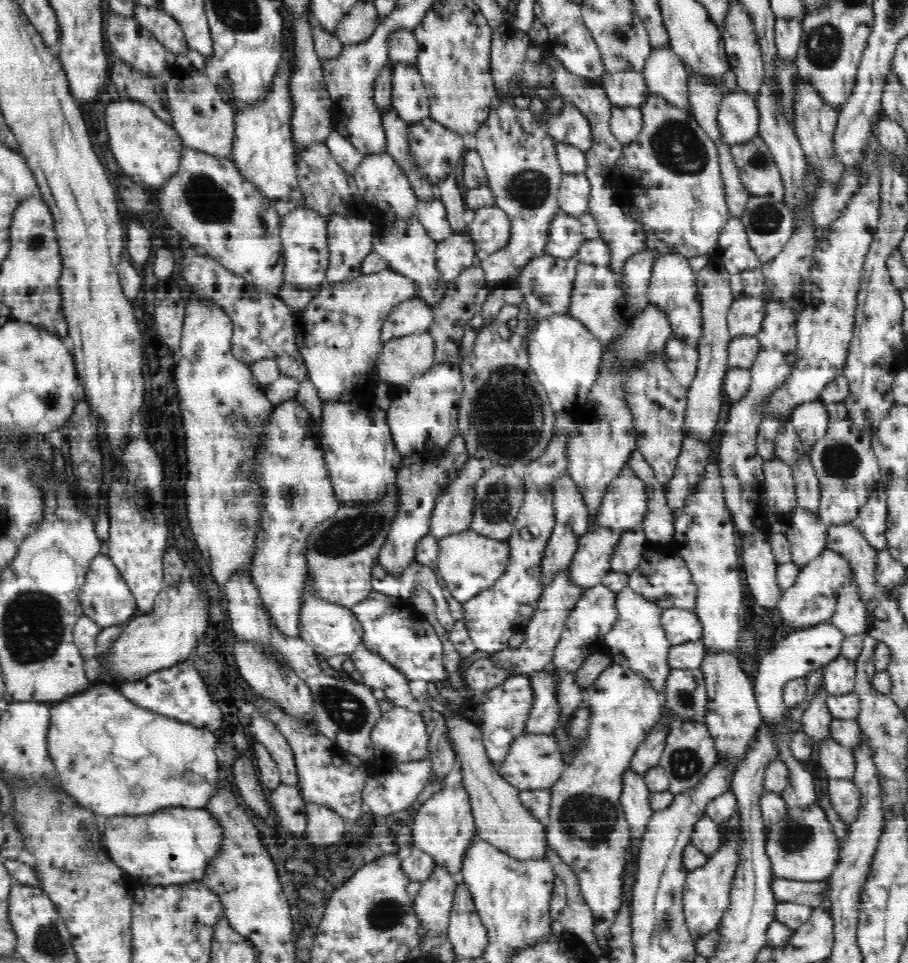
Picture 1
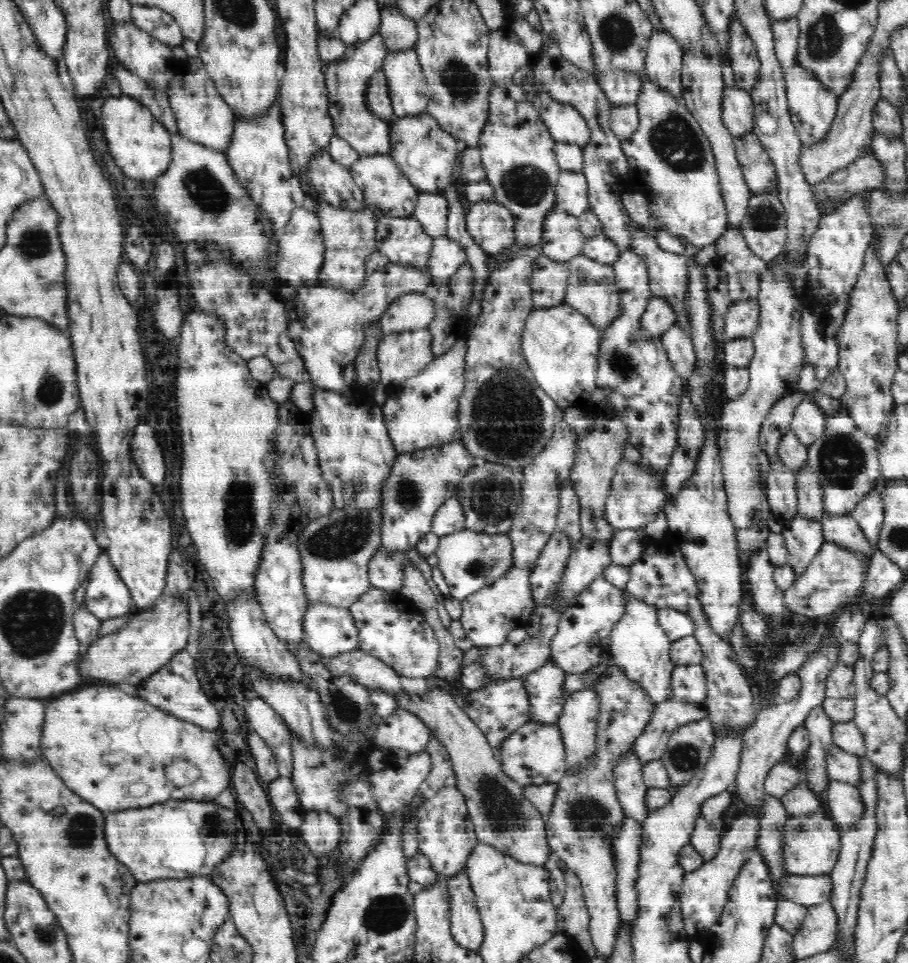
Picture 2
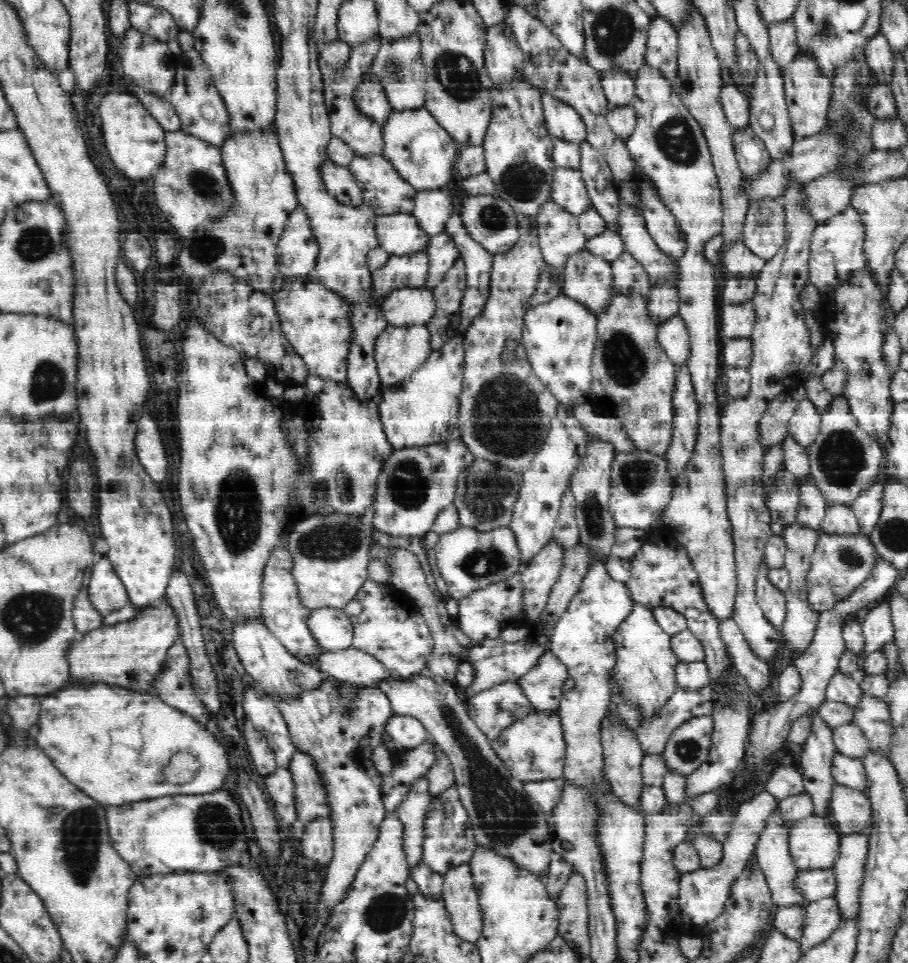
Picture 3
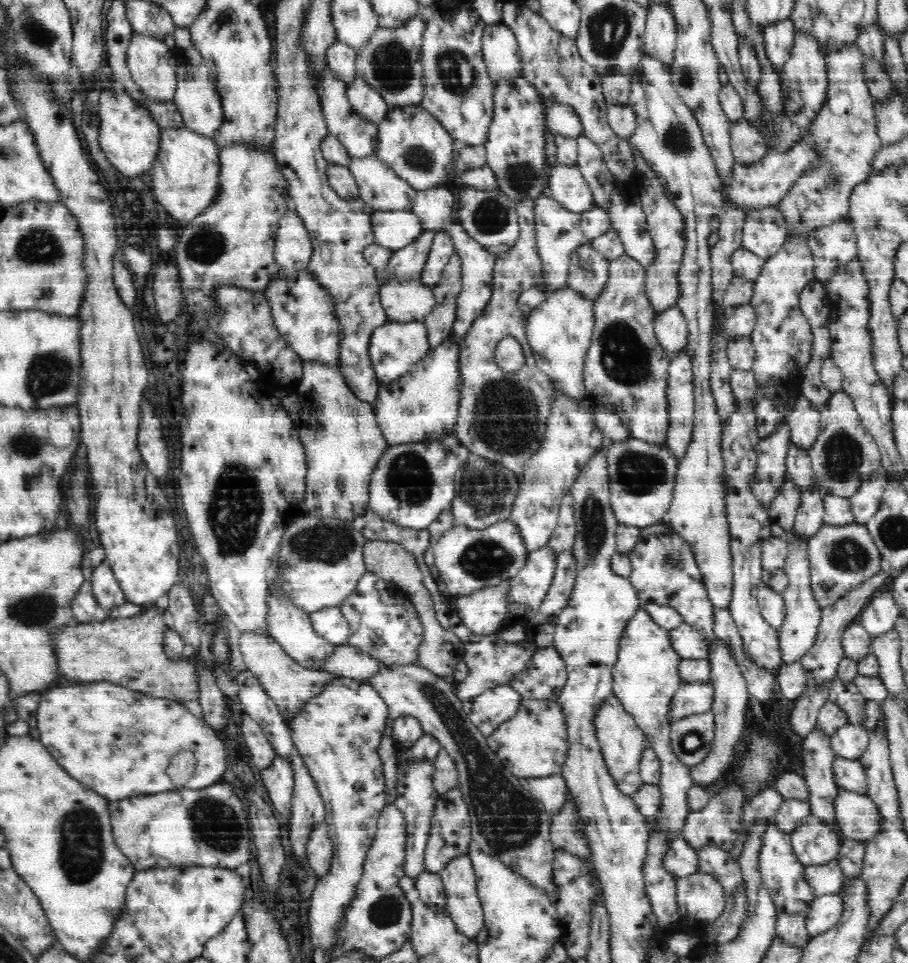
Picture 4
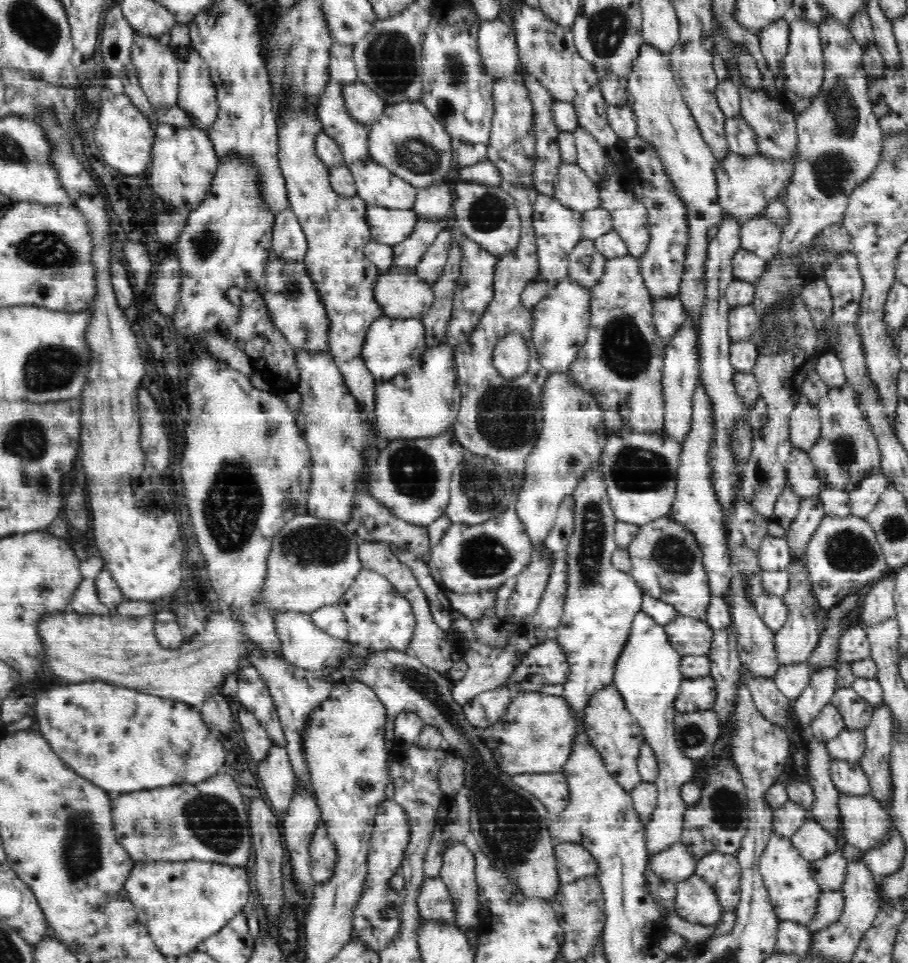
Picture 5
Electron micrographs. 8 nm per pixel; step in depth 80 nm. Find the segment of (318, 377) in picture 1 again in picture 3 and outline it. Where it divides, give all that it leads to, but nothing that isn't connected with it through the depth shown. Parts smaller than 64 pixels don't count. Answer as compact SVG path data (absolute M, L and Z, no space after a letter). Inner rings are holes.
M428 251L416 256L392 256L382 268L372 273L373 285L369 298L381 306L395 292L406 287L427 285L429 270ZM308 277L280 282L278 290L268 293L274 297L278 315L282 319L283 337L287 338L296 354L304 359L309 374L344 386L348 380L348 354L351 354L351 346L355 342L352 327L354 303L332 292L332 289L312 282Z

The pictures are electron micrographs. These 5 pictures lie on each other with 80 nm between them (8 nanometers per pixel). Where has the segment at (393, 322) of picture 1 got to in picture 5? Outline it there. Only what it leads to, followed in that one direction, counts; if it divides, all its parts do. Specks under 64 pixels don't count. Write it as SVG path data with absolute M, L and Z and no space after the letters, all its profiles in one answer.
M396 267L387 274L379 274L375 285L375 300L379 301L383 314L393 319L418 318L430 310L435 296L432 287L424 283L415 273L398 271Z

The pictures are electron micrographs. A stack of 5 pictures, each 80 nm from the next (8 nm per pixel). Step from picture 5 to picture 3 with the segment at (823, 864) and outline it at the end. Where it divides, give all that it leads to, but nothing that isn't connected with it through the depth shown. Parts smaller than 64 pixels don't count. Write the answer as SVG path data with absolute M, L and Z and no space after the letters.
M834 867L818 871L798 871L796 887L808 902L834 896L836 892L836 871Z

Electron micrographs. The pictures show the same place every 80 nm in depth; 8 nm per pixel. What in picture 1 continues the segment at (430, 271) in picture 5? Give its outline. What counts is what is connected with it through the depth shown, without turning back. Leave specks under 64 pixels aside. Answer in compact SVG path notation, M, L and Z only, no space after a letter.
M453 234L451 239L438 244L436 265L446 282L452 282L467 268L478 266L484 256L479 246L472 242L470 234Z

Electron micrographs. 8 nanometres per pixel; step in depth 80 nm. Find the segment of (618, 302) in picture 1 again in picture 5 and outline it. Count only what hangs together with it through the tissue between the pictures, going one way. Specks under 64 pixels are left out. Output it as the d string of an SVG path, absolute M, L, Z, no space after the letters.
M580 240L569 254L568 277L572 283L592 290L603 279L607 270L607 258L590 240Z

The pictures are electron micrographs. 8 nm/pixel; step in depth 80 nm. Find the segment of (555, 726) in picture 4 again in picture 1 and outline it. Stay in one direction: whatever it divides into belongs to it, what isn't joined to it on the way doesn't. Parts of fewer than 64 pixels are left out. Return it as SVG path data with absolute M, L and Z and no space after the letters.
M526 731L517 736L510 744L508 756L504 762L496 766L501 778L505 782L516 787L518 791L538 791L551 789L561 773L567 769L568 764L563 761L563 753L559 748L558 739L553 733L551 735L526 735Z

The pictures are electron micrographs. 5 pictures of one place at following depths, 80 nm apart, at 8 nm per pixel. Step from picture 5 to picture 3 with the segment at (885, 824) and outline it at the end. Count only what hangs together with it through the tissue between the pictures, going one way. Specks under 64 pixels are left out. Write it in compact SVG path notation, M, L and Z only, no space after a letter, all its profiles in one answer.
M835 783L830 800L830 818L842 835L852 835L871 829L872 805L863 791Z

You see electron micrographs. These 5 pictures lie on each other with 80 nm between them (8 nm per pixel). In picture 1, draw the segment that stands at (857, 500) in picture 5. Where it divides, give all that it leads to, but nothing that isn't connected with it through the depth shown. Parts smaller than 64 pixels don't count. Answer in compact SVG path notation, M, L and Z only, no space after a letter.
M876 490L855 516L853 525L862 536L878 551L887 548L887 495L884 490Z

